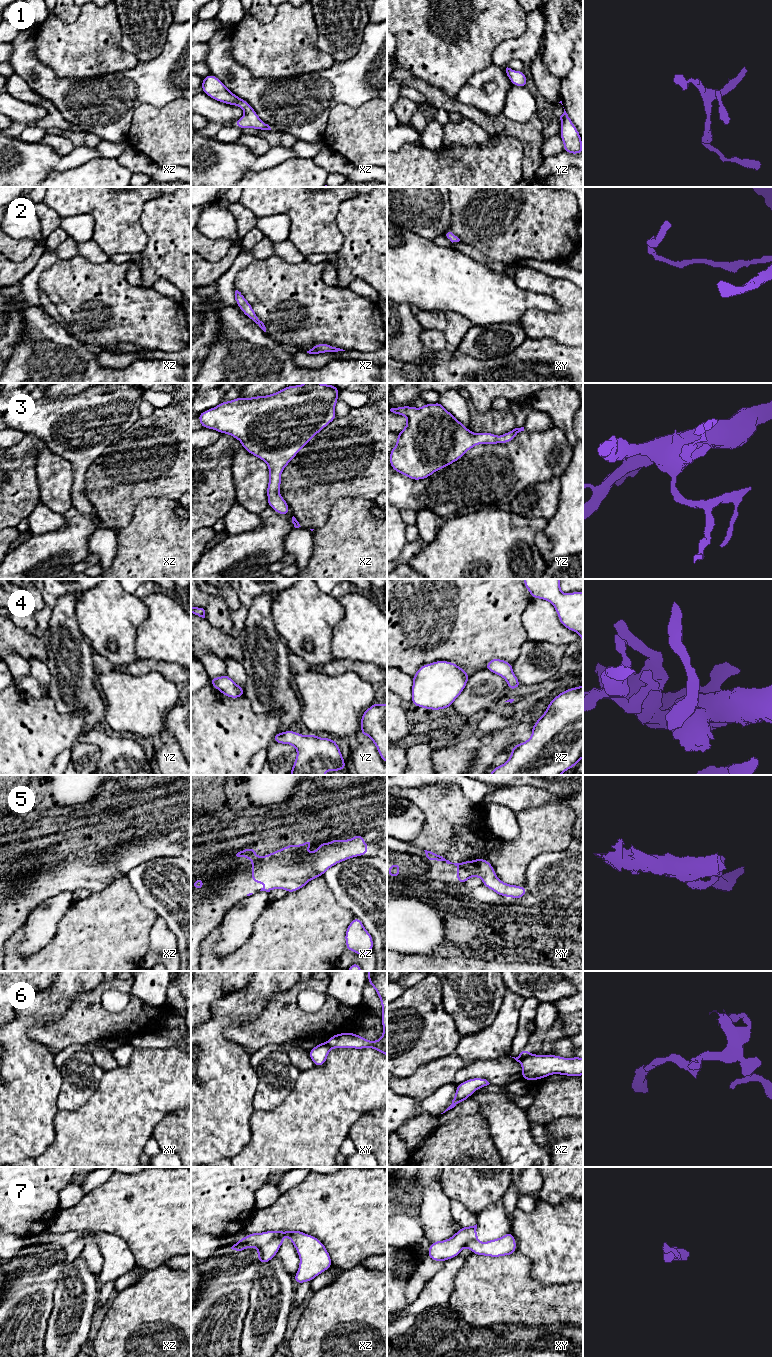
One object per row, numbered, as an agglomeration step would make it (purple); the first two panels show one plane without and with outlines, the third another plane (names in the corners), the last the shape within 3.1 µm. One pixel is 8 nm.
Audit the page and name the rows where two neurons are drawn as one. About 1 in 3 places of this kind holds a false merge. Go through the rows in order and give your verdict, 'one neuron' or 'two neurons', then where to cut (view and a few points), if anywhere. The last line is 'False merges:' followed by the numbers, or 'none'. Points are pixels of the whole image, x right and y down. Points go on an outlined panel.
1: one neuron; cut none
2: one neuron; cut none
3: one neuron; cut none
4: one neuron; cut none
5: one neuron; cut none
6: two neurons; cut xz (530, 1054), (522, 1063)
7: two neurons; cut xz (282, 1239), (272, 1239), (256, 1247)
False merges: 6, 7

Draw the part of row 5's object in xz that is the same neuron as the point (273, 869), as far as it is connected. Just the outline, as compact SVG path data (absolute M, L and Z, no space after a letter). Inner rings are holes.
M360 833L349 840L334 838L328 844L320 843L315 852L301 854L309 848L310 842L291 844L263 857L256 856L257 850L245 848L236 856L253 861L252 882L266 884L260 891L270 892L279 888L291 893L310 880L323 876L335 864L368 853L368 845Z

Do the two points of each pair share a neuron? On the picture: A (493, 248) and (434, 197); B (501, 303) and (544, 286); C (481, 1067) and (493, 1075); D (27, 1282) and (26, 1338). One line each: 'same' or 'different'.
A: different
B: different
C: same
D: same

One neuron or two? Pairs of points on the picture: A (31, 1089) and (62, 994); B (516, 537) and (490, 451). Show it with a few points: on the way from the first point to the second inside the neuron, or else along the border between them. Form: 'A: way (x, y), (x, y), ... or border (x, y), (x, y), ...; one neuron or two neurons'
A: way (23, 1064), (23, 1028), (37, 1014); one neuron
B: border (509, 507), (483, 508); two neurons

